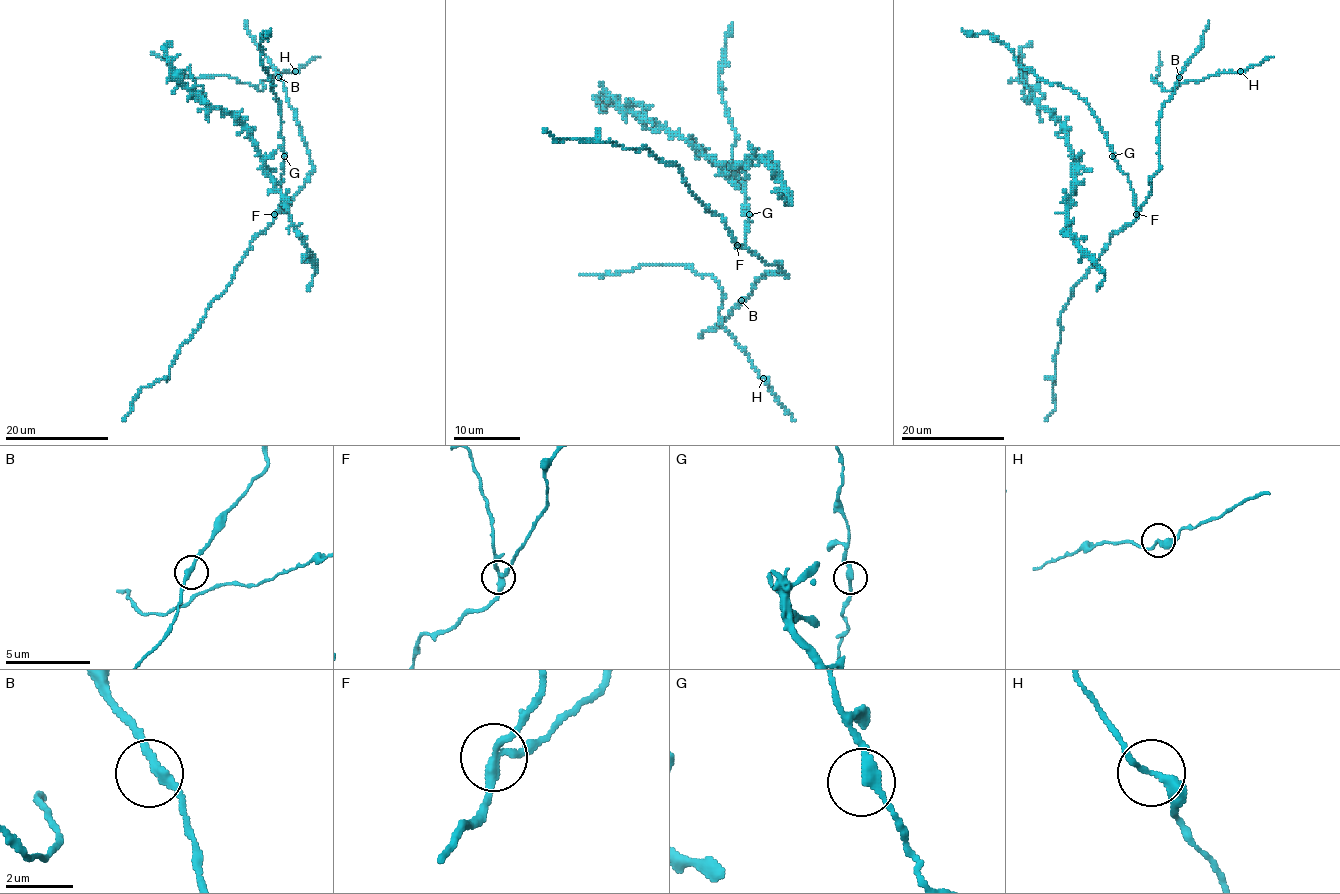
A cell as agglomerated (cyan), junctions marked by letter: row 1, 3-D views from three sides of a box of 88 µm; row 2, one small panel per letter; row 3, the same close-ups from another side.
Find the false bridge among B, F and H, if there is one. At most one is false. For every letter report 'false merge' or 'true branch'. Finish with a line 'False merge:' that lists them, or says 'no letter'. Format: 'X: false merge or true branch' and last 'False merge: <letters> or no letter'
B: true branch
F: false merge
H: true branch
False merge: F

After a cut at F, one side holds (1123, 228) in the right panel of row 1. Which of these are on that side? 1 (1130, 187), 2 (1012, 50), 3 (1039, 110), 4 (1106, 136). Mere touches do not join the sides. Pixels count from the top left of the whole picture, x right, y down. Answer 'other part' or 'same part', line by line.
1: other part
2: other part
3: same part
4: other part

